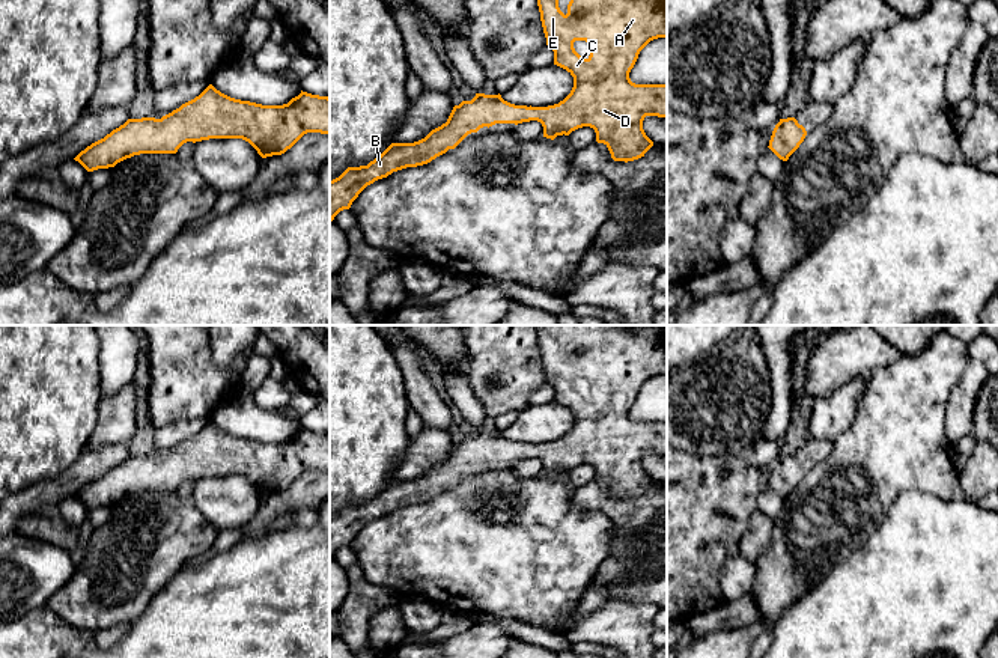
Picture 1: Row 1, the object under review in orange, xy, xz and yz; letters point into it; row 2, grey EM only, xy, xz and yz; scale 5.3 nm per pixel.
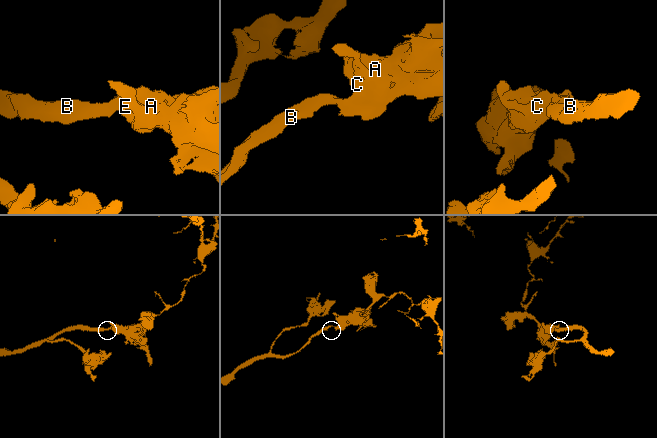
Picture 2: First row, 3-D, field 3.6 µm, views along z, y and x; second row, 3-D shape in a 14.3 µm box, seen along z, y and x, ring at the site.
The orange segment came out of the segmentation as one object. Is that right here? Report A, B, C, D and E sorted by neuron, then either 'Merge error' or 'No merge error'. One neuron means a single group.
Groups: A C D E / B. Merge error

